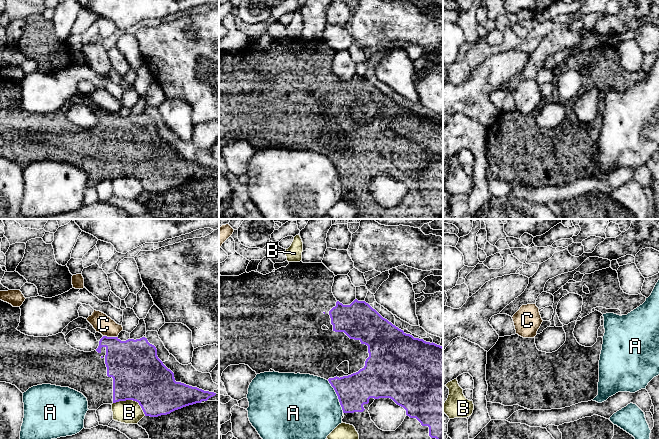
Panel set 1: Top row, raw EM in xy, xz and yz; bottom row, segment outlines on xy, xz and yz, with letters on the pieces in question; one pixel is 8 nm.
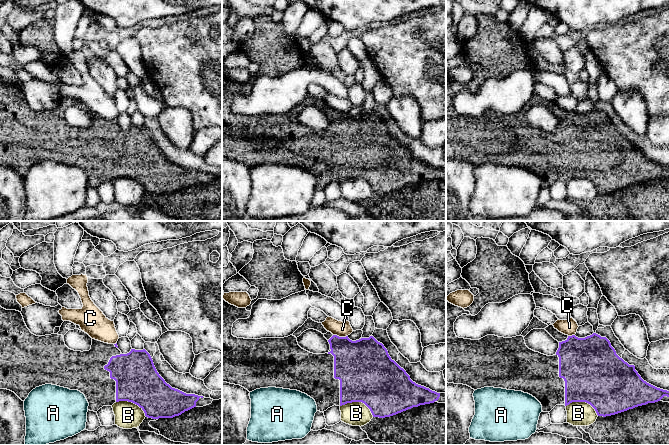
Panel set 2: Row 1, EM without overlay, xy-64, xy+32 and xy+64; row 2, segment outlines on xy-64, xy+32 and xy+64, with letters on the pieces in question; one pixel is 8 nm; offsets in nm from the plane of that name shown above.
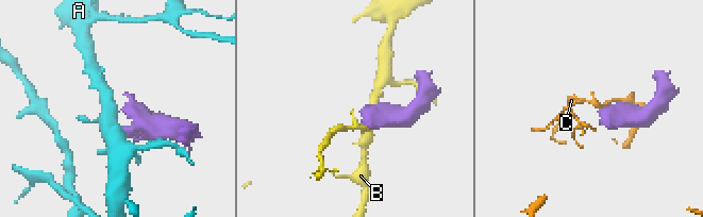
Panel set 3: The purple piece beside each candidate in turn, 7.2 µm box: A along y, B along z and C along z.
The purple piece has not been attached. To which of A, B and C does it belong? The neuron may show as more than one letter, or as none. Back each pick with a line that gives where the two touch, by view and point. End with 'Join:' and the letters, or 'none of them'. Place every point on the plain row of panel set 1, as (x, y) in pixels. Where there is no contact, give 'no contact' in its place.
Join: none of them

